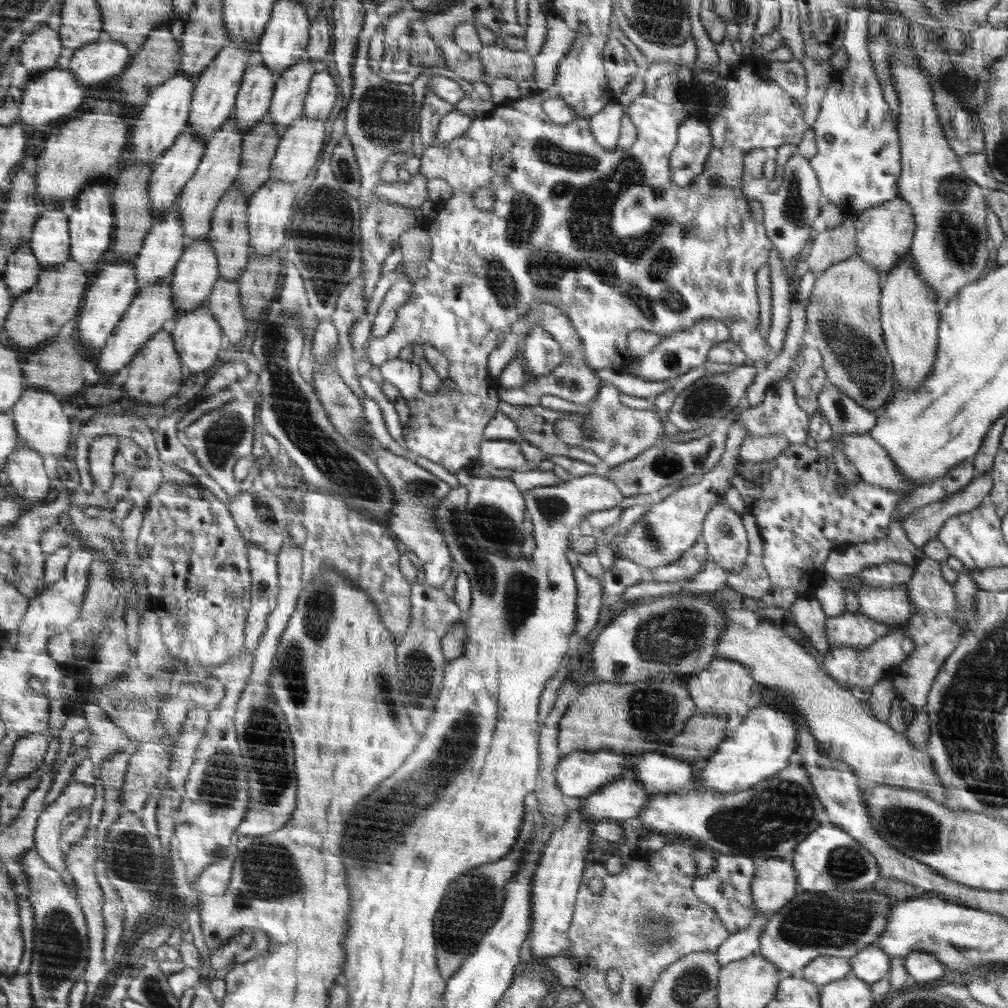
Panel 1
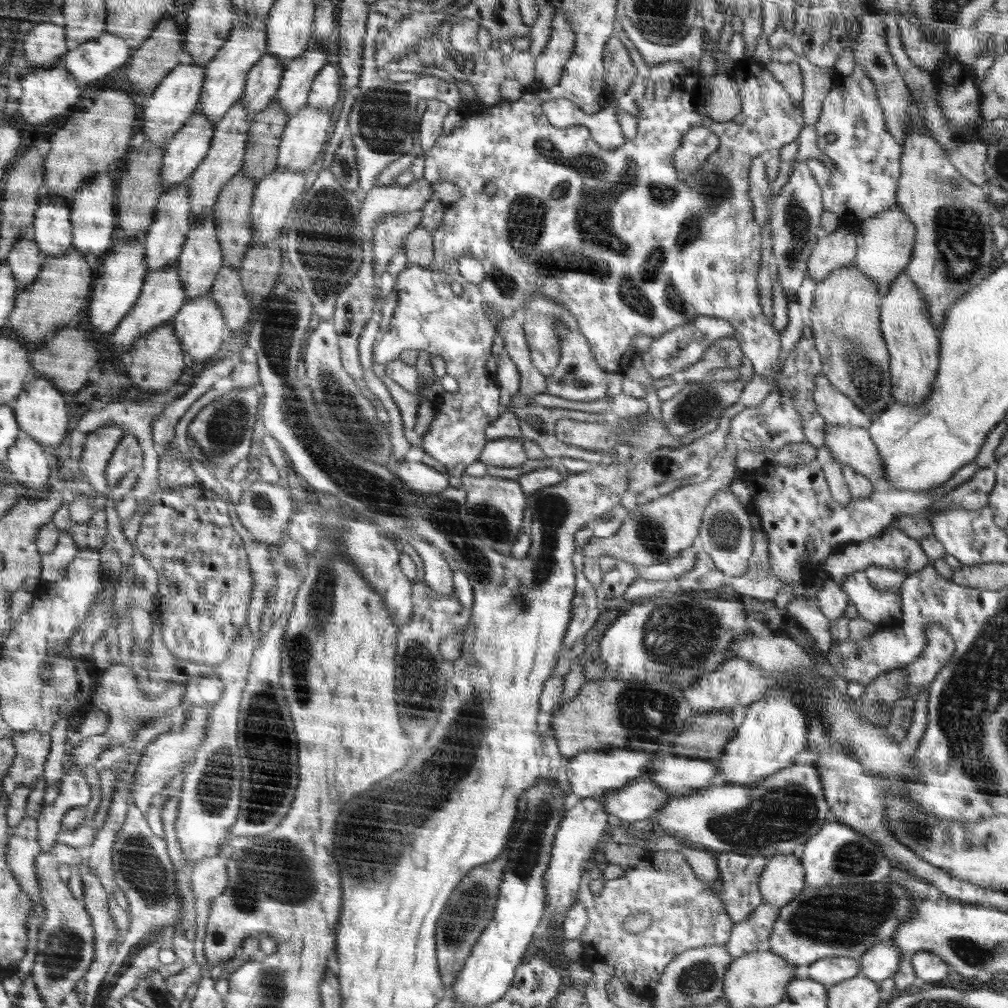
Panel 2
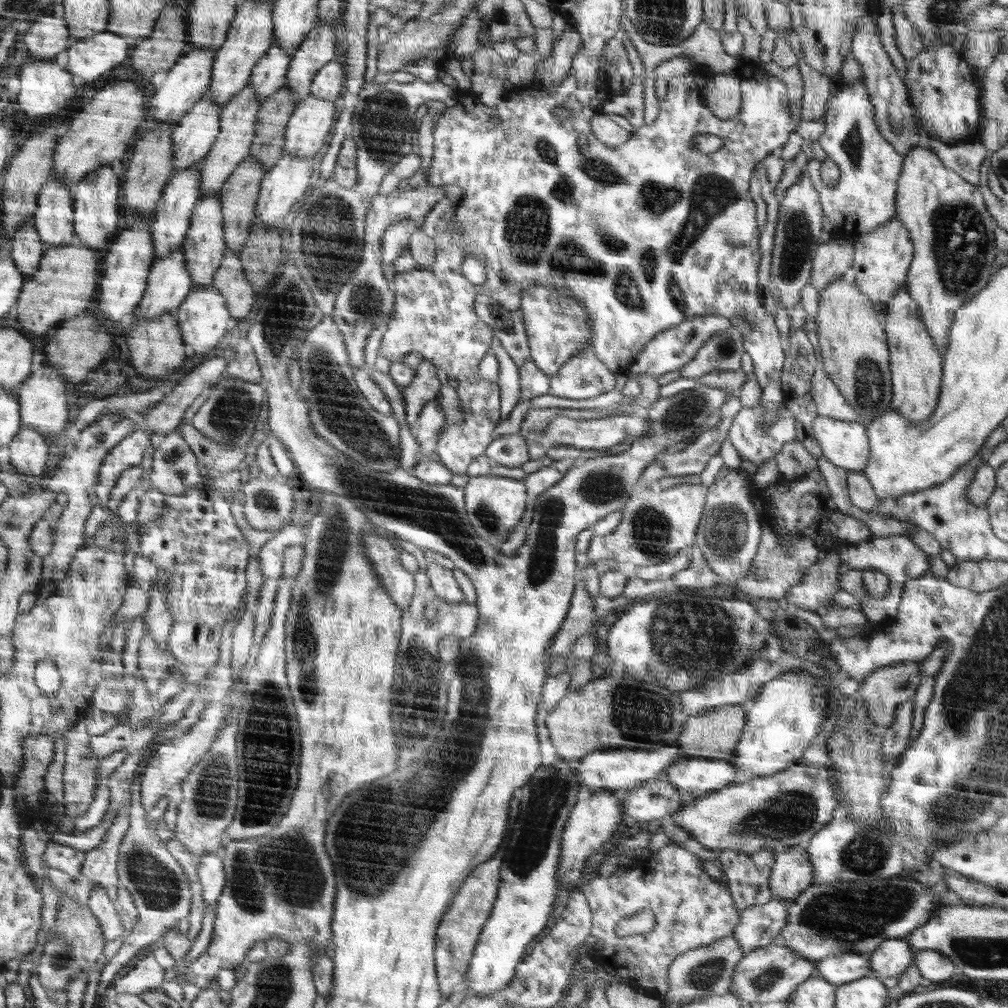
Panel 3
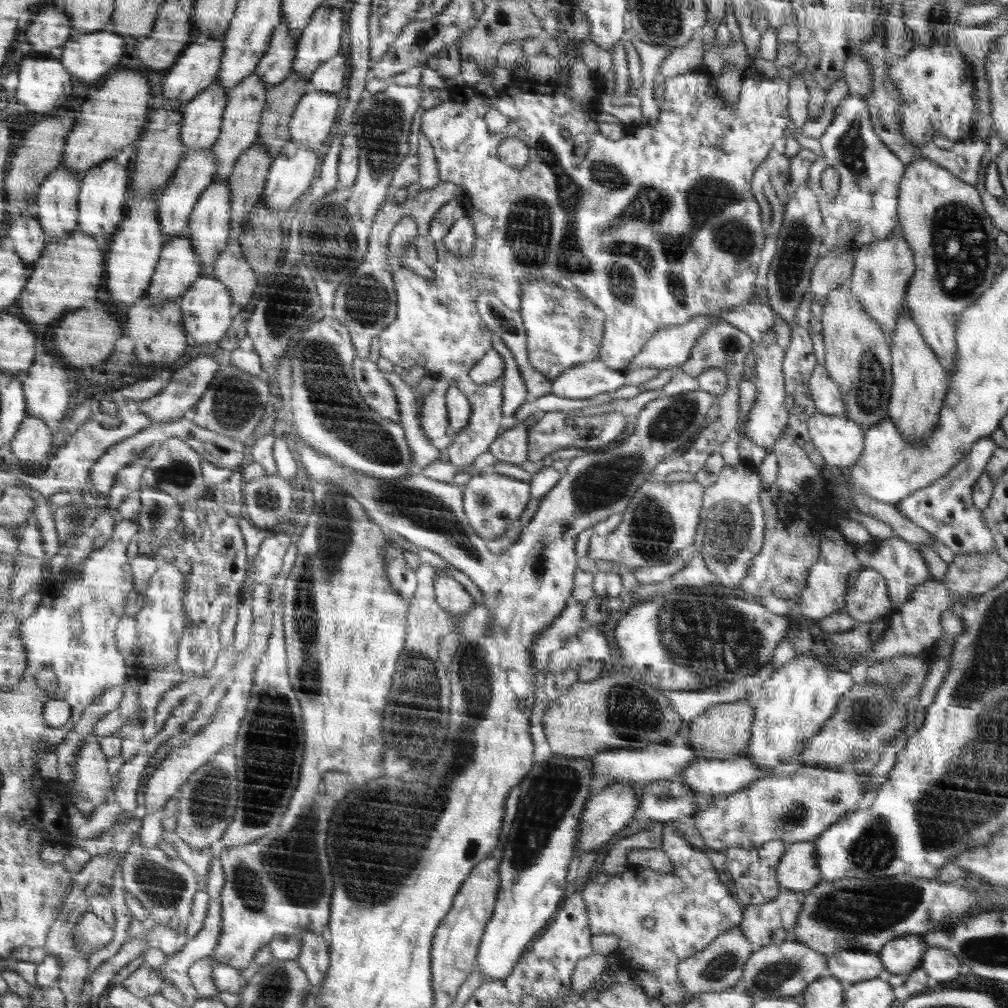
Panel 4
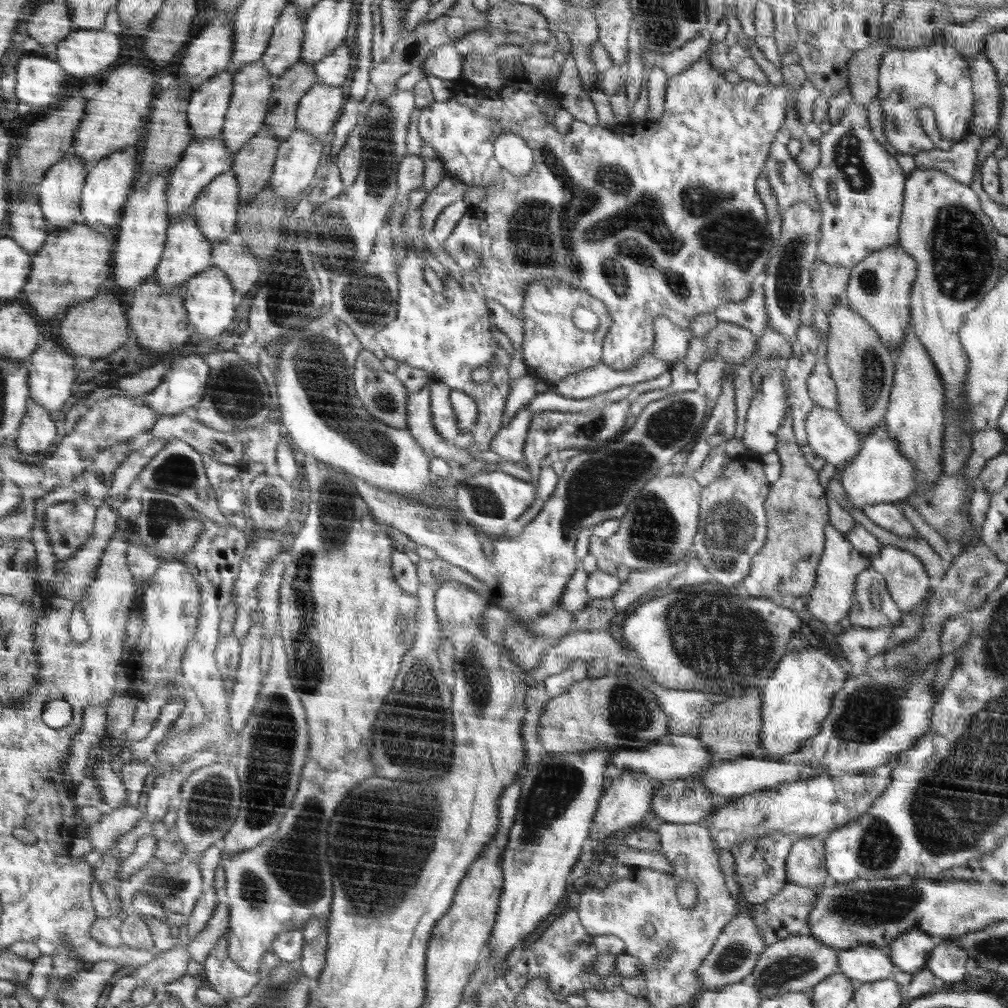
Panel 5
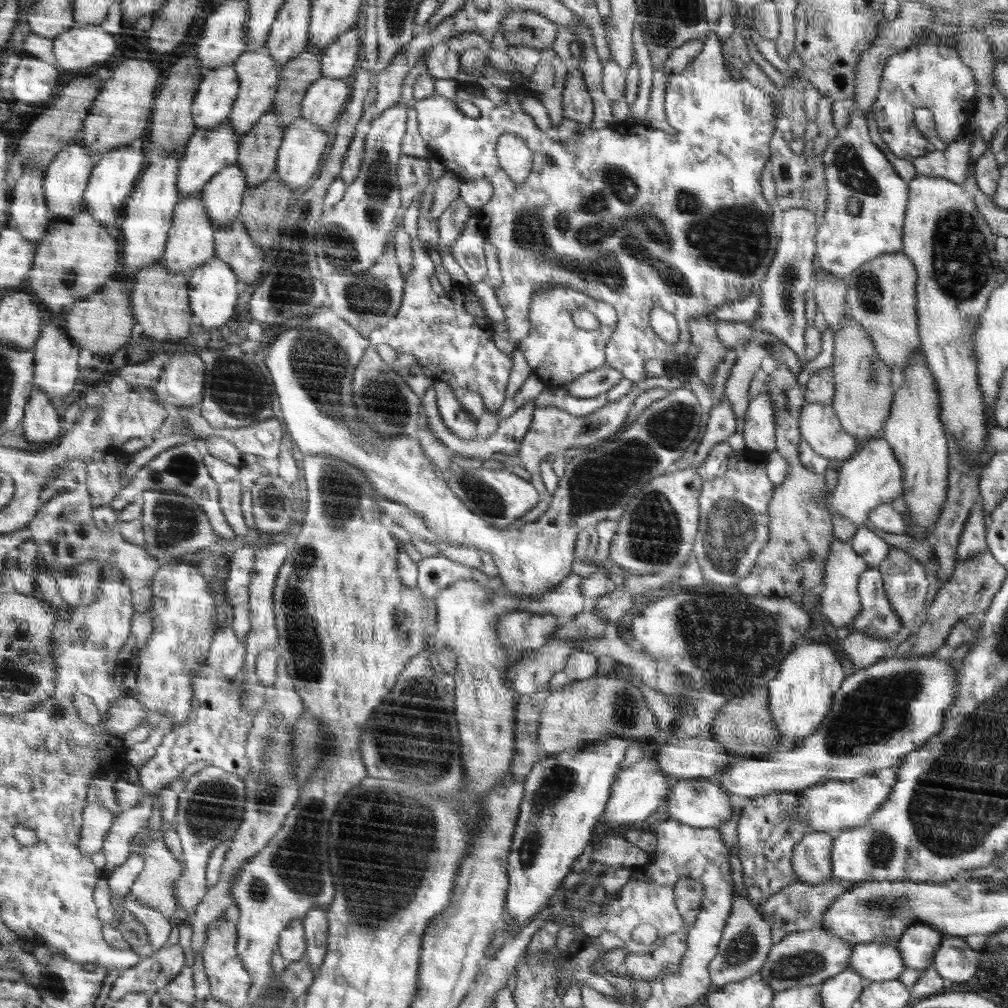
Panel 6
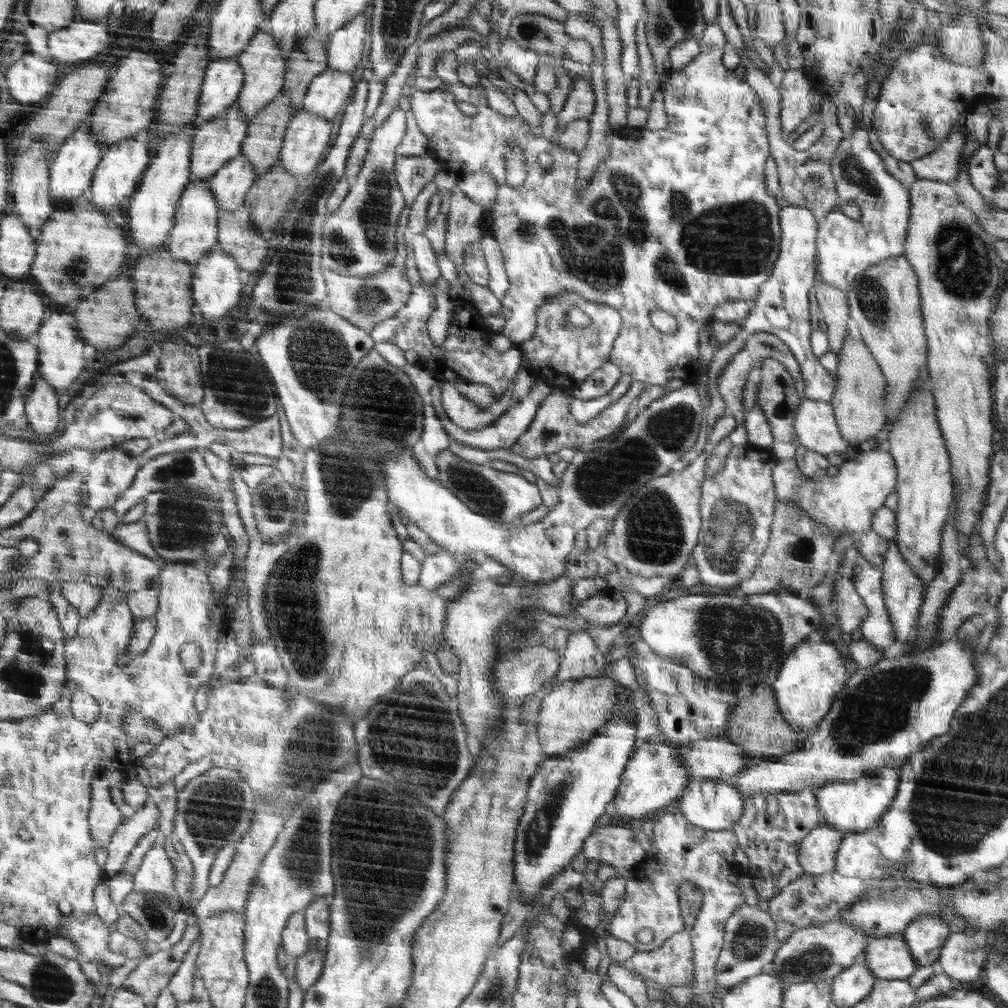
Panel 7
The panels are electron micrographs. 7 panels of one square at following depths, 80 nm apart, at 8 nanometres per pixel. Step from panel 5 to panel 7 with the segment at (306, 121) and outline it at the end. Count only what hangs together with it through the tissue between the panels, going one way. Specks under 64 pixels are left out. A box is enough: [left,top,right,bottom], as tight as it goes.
[303,69,354,120]

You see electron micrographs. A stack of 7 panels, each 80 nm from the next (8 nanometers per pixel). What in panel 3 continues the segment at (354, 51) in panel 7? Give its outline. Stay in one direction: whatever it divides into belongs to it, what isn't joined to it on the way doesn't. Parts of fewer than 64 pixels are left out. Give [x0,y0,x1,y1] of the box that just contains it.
[310,59,345,102]

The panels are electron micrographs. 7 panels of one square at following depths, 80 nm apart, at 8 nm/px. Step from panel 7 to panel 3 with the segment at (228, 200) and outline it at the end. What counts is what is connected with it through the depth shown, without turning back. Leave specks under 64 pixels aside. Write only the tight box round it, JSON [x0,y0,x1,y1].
[182,193,227,286]

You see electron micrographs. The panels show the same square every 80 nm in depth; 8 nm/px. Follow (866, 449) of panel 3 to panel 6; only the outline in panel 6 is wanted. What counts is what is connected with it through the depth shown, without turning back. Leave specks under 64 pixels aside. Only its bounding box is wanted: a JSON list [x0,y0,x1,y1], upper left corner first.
[799,404,860,461]

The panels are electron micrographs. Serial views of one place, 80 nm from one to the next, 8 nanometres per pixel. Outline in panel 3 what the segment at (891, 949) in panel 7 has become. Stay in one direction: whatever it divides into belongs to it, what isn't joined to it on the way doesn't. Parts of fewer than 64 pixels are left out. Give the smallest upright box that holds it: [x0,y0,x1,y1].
[814,953,870,985]

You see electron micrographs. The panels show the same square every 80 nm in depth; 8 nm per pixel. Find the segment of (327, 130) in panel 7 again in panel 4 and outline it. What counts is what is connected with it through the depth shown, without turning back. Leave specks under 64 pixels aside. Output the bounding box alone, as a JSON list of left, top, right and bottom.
[263,142,316,213]

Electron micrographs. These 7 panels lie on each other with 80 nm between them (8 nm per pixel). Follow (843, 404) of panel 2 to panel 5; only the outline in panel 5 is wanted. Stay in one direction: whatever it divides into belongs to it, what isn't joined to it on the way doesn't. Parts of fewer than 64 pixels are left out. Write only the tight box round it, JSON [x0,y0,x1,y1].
[807,360,837,411]

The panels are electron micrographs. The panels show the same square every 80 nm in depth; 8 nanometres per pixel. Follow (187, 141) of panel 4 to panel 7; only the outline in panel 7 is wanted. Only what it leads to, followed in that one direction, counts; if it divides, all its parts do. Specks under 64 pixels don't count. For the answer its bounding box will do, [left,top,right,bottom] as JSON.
[198,56,245,125]

